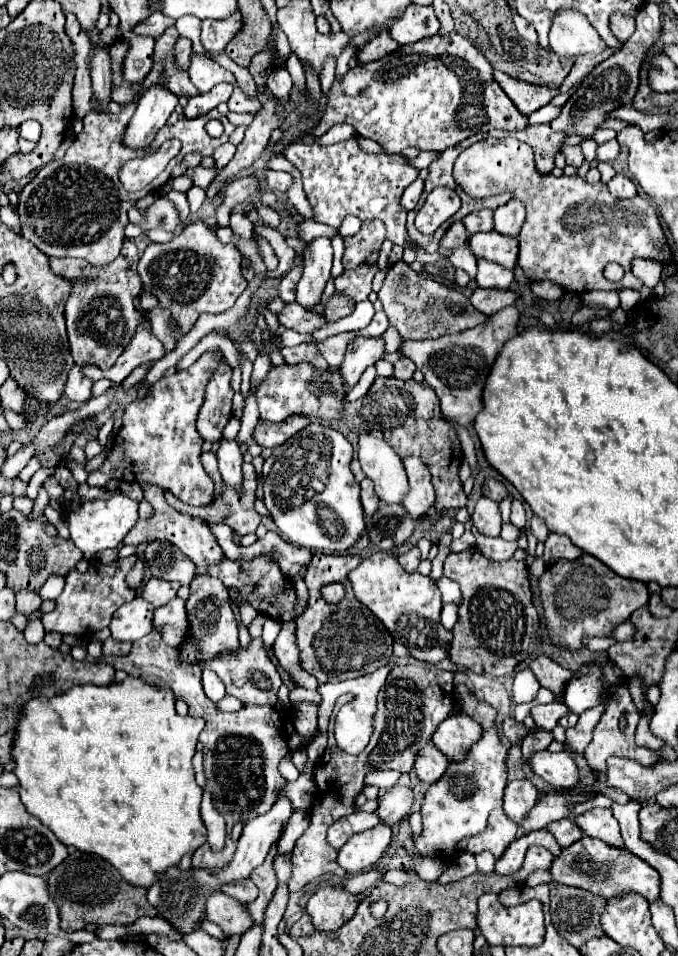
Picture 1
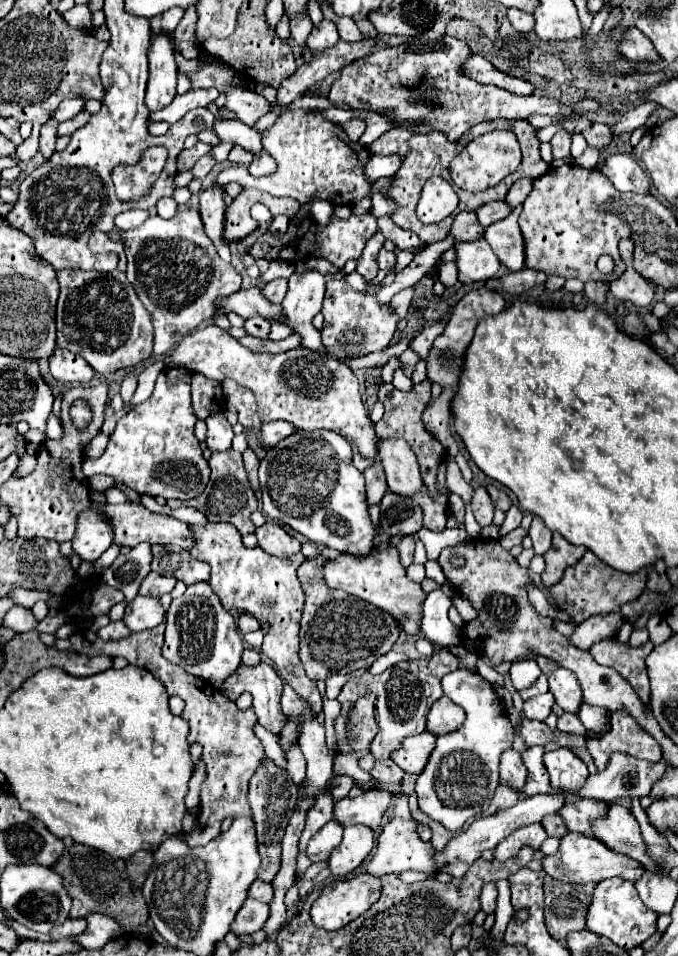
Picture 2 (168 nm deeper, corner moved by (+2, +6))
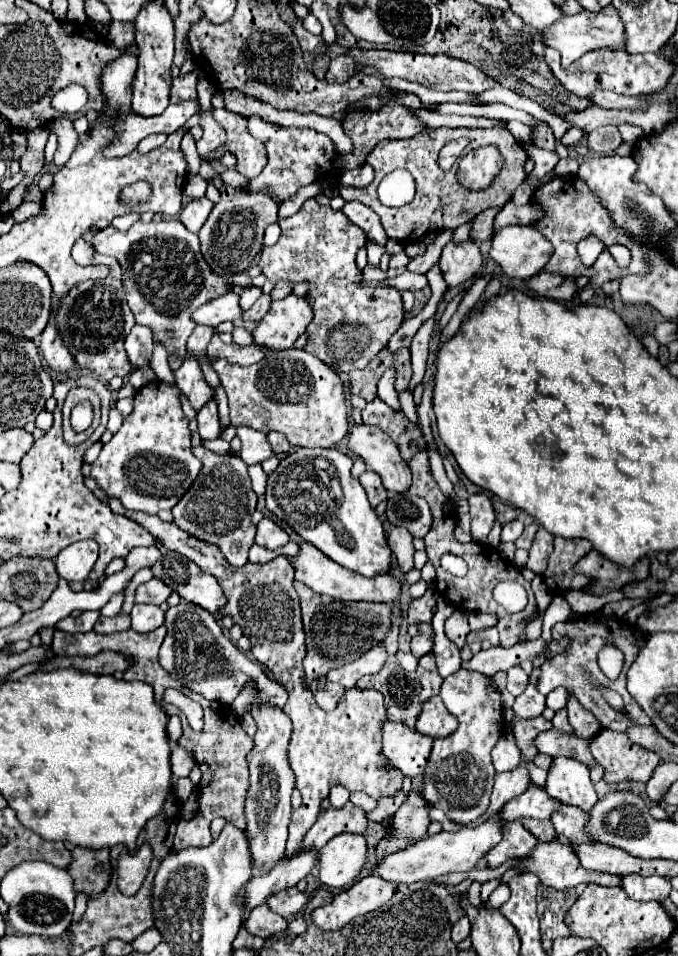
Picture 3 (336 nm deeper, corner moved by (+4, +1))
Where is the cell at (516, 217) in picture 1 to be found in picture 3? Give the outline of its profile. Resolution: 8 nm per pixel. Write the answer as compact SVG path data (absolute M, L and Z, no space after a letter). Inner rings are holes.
M533 143L525 145L525 151L527 151L527 157L533 159L533 163L535 163L535 169L533 169L533 173L529 175L529 177L531 177L531 183L533 183L533 187L535 187L535 185L541 181L543 175L547 175L549 171L555 169L555 165L557 165L557 161L559 161L559 155L557 155L555 151L543 151L541 147L535 147Z

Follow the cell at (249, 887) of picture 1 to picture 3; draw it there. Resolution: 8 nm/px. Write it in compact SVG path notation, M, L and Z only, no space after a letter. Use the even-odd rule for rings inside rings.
M291 887L291 889L285 889L285 891L279 891L275 895L271 895L267 899L267 907L283 917L293 917L297 915L303 905L309 901L309 895L307 893L301 893L297 887Z

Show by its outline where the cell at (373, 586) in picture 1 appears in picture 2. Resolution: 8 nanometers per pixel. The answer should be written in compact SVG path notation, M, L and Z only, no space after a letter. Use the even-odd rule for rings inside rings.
M391 546L385 552L371 554L367 558L353 558L353 556L339 556L333 562L325 564L325 580L331 588L345 590L351 596L357 596L385 612L389 612L403 628L407 638L417 638L421 632L421 618L423 618L423 602L427 592L423 592L421 584L411 582L407 578L405 568L399 562L397 550Z

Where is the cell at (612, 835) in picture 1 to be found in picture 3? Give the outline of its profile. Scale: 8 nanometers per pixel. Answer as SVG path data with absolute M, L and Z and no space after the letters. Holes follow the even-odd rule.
M531 783L529 789L523 795L519 795L519 797L505 803L505 807L499 811L499 817L503 821L515 821L519 817L549 819L551 813L557 807L561 807L561 803L557 799L549 797L547 791L543 791L543 789L539 789Z

